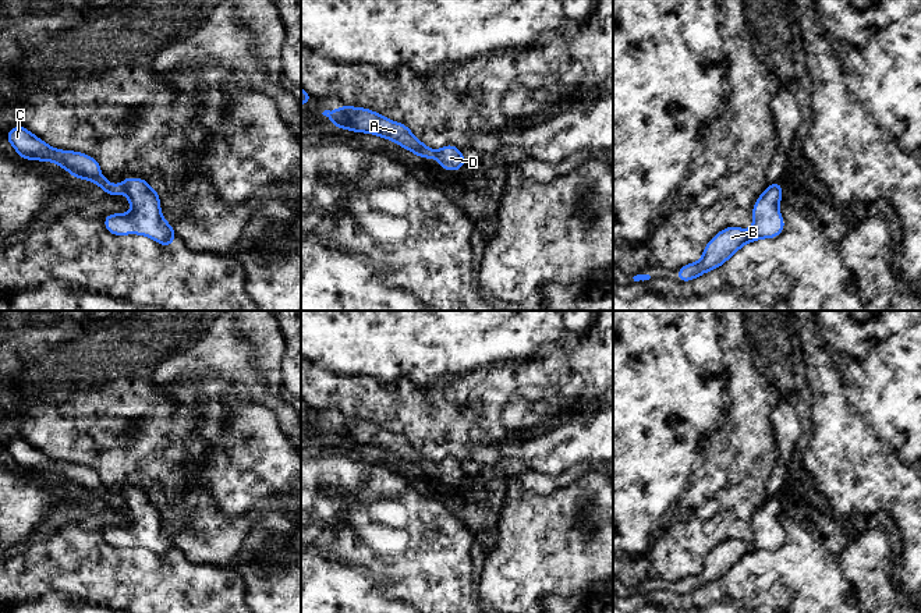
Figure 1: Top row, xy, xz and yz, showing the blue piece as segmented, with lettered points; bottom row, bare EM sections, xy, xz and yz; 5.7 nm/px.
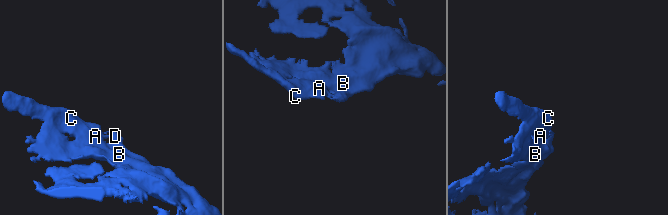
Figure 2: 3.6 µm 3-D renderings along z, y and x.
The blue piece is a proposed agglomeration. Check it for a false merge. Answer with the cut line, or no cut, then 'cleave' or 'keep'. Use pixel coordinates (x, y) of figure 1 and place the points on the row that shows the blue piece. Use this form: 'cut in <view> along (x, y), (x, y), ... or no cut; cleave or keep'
no cut; keep

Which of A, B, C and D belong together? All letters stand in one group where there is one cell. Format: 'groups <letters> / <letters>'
groups A B C D

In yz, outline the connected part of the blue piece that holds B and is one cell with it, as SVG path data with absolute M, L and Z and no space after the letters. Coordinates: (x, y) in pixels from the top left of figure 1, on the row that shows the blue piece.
M780 181L768 185L752 208L752 228L726 227L718 233L705 247L702 258L697 263L688 263L679 269L677 281L690 281L708 270L722 266L744 244L761 238L776 238L784 230L784 222L779 212L782 202Z

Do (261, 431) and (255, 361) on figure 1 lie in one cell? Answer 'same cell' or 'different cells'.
different cells

